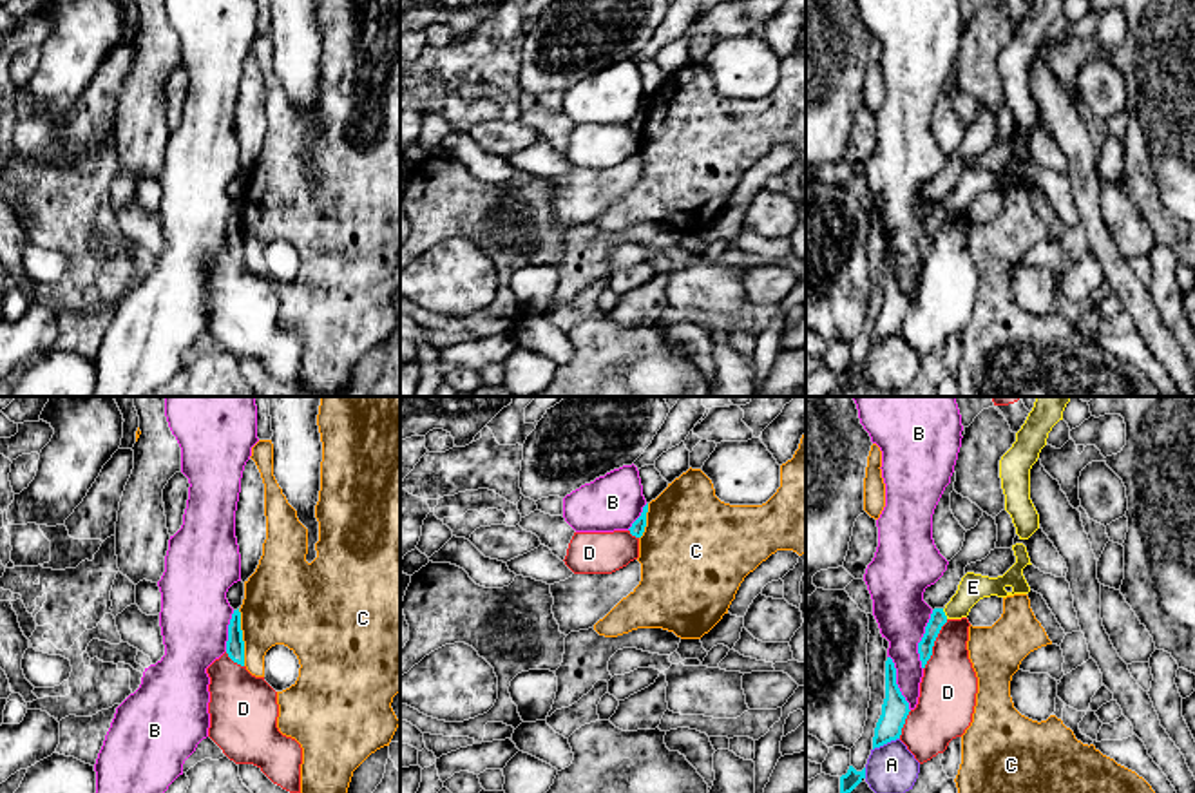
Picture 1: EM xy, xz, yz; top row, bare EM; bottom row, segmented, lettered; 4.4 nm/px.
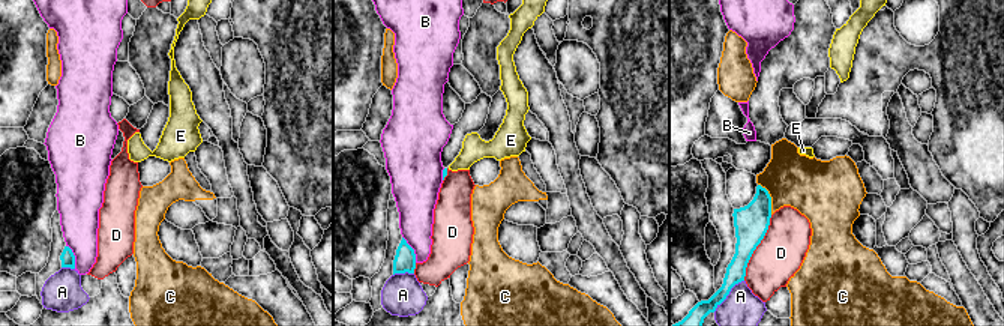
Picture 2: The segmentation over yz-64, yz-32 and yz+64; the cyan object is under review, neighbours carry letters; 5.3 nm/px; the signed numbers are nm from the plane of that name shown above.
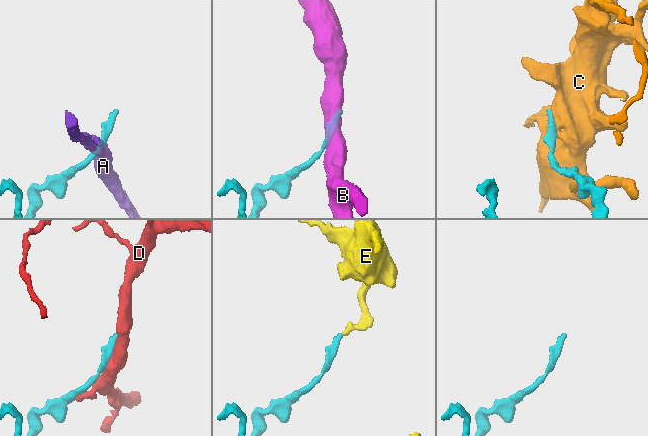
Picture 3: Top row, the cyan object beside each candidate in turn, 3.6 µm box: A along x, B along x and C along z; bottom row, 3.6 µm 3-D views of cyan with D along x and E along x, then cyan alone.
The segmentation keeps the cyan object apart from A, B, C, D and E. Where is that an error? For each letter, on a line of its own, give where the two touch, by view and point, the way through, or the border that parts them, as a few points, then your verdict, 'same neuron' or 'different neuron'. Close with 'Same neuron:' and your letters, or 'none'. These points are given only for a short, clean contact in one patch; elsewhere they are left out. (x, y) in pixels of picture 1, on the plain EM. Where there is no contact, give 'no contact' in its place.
A: yz (886, 337) | different neuron
B: yz (922, 234) | different neuron
C: xy (241, 232) | along xy (238, 203), (245, 259) | different neuron
D: yz (933, 239) | different neuron
E: yz (944, 209) | along yz (942, 203), (947, 212) | different neuron
Same neuron: none

